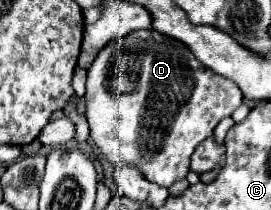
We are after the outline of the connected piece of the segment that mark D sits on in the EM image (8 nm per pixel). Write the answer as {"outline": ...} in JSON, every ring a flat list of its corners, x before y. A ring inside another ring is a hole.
{"outline":[[154,30,132,32,130,38,122,36,100,48,90,62,86,82,86,120,90,136,96,148,116,166,134,166,148,180,168,188,172,182,184,178,190,170,190,154,194,148,212,136,216,124,230,116,242,102,242,90,224,76,210,72,204,64,198,64,190,48,178,40,160,36]]}

